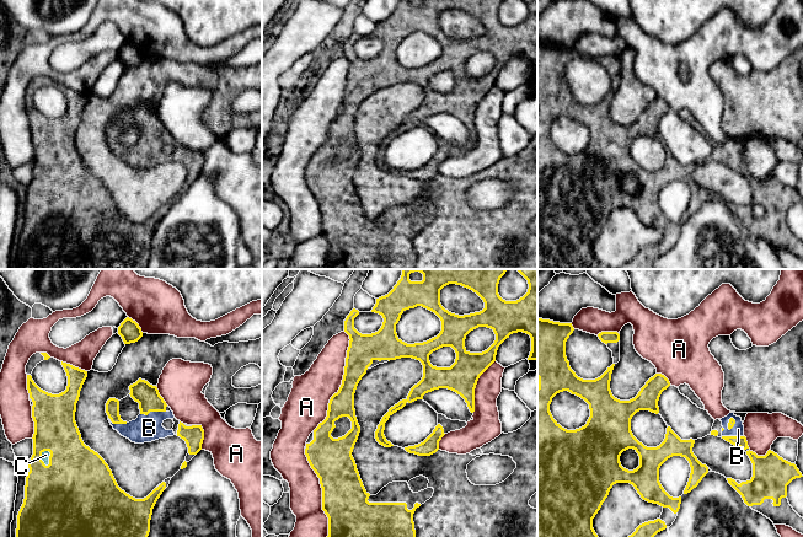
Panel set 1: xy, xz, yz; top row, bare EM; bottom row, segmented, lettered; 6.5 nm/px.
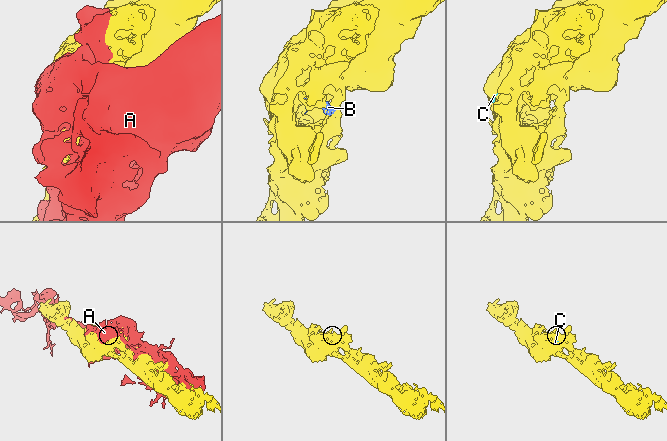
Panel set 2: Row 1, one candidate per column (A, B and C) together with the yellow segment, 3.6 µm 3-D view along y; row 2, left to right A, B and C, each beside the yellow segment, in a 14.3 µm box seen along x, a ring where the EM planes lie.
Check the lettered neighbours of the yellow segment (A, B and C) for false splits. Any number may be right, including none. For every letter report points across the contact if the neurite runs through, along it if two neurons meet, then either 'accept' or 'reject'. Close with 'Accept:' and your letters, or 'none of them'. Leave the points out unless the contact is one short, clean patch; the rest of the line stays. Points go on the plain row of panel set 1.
A: reject
B: accept
C: runs through xy (54, 219), (53, 197), (41, 183), (46, 180); accept
Accept: B, C

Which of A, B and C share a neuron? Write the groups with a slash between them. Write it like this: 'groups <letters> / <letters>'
groups A / B C

